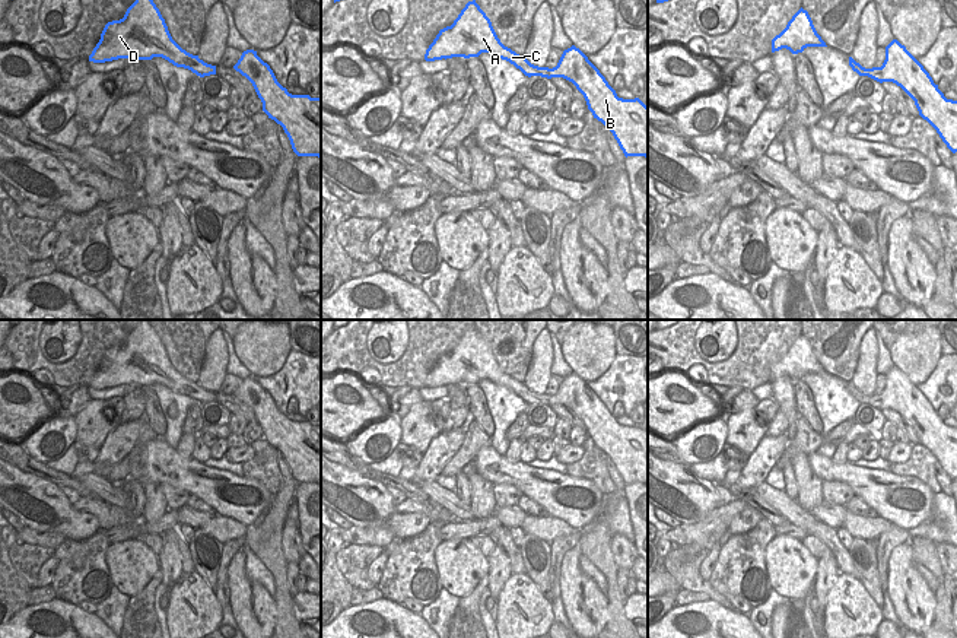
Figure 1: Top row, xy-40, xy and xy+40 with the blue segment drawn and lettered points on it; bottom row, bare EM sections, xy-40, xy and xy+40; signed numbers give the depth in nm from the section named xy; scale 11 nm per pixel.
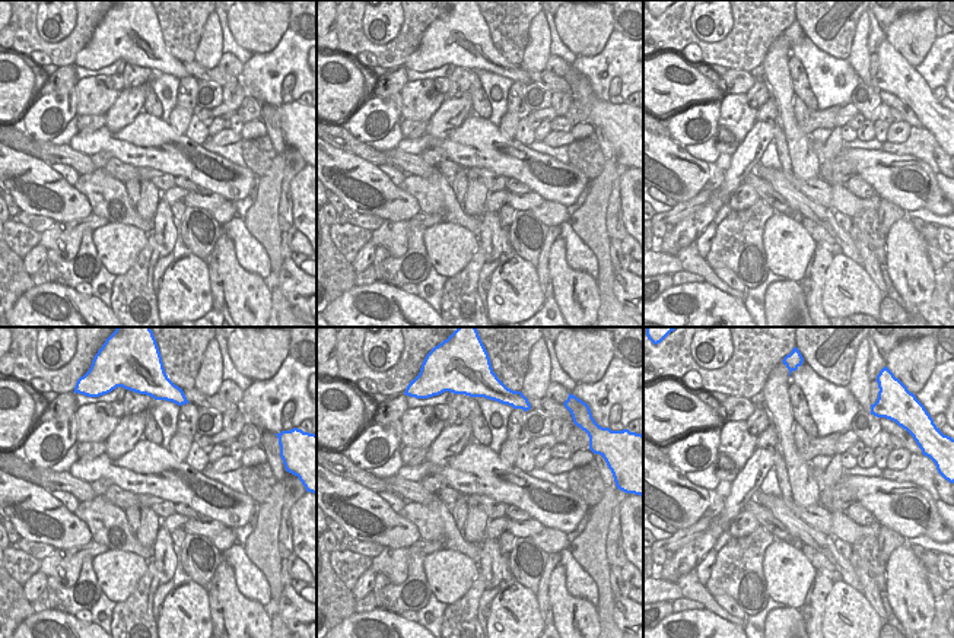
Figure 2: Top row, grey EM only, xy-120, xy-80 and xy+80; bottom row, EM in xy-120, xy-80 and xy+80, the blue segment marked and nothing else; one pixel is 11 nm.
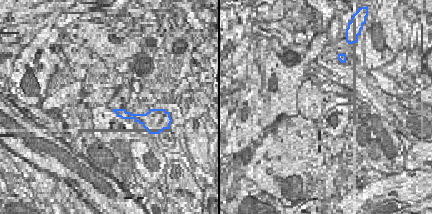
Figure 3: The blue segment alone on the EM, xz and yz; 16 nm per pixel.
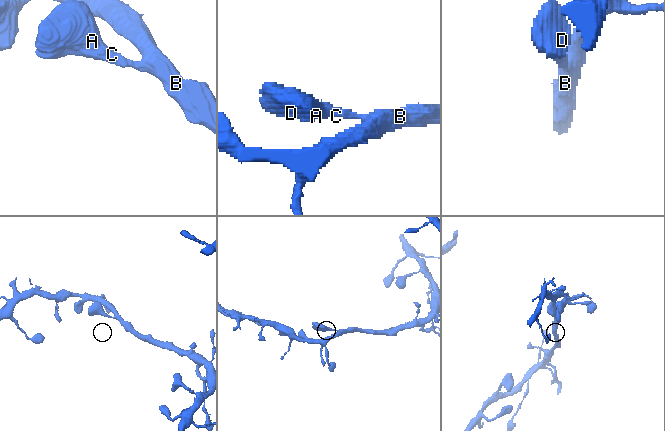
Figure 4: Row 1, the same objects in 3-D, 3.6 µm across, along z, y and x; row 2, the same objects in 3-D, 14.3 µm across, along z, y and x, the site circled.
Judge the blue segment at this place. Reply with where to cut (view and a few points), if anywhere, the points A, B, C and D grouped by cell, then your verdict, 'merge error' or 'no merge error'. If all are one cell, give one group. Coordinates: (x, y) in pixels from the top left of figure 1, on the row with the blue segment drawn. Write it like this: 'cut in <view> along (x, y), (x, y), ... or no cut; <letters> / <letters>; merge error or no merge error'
no cut; A B C D; no merge error

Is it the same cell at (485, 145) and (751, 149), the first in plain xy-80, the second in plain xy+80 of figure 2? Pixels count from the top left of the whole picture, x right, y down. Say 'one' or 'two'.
two

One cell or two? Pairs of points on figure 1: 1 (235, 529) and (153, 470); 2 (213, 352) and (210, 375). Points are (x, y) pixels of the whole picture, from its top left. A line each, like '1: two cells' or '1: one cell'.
1: two cells
2: one cell

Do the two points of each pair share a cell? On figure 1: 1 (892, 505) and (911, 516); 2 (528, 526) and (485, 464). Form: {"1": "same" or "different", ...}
{"1": "same", "2": "different"}

